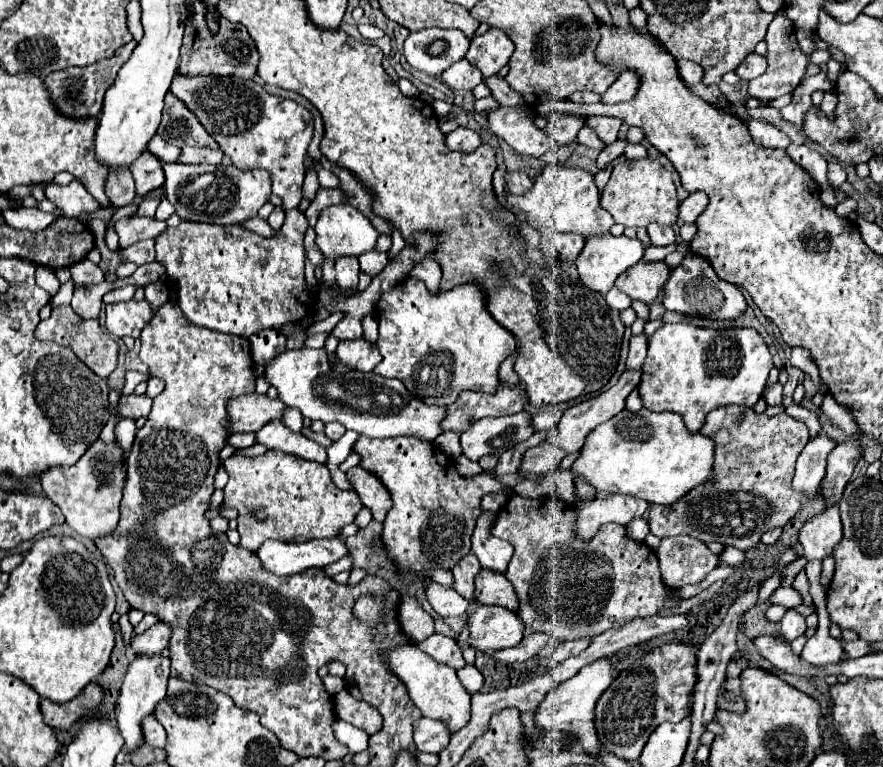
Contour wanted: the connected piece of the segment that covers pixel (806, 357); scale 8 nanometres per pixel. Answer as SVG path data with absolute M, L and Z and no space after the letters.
M793 348L793 352L791 352L791 364L793 364L795 368L803 370L805 374L809 374L811 380L819 386L819 392L825 392L825 388L823 388L821 382L819 382L819 368L817 368L817 364L813 362L809 350L805 350L805 348Z

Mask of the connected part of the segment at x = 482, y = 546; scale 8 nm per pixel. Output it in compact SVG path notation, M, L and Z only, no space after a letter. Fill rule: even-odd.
M483 512L483 516L477 520L477 528L473 532L473 552L481 562L481 568L505 574L507 564L513 556L513 548L509 542L503 542L495 536L491 536L491 520L495 518L495 512Z

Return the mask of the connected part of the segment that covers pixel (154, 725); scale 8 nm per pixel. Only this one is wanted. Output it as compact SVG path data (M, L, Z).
M153 716L143 718L143 722L141 722L141 730L143 730L143 740L145 740L145 744L163 748L167 736L165 736L165 732L163 732L163 726L161 726Z

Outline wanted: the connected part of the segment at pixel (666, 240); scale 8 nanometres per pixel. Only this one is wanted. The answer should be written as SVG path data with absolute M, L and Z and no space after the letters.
M649 224L649 226L647 226L647 234L649 234L653 246L669 246L669 244L675 242L675 234L673 234L671 226Z

